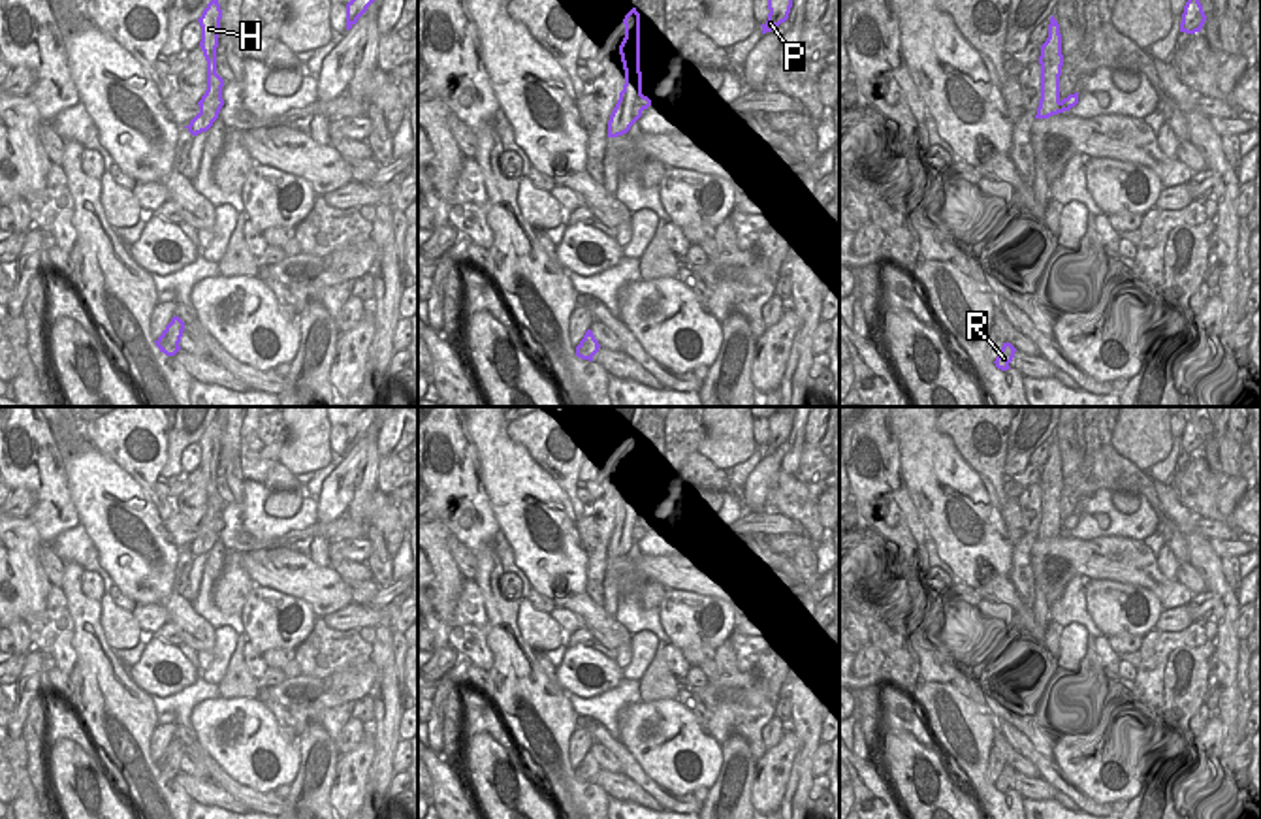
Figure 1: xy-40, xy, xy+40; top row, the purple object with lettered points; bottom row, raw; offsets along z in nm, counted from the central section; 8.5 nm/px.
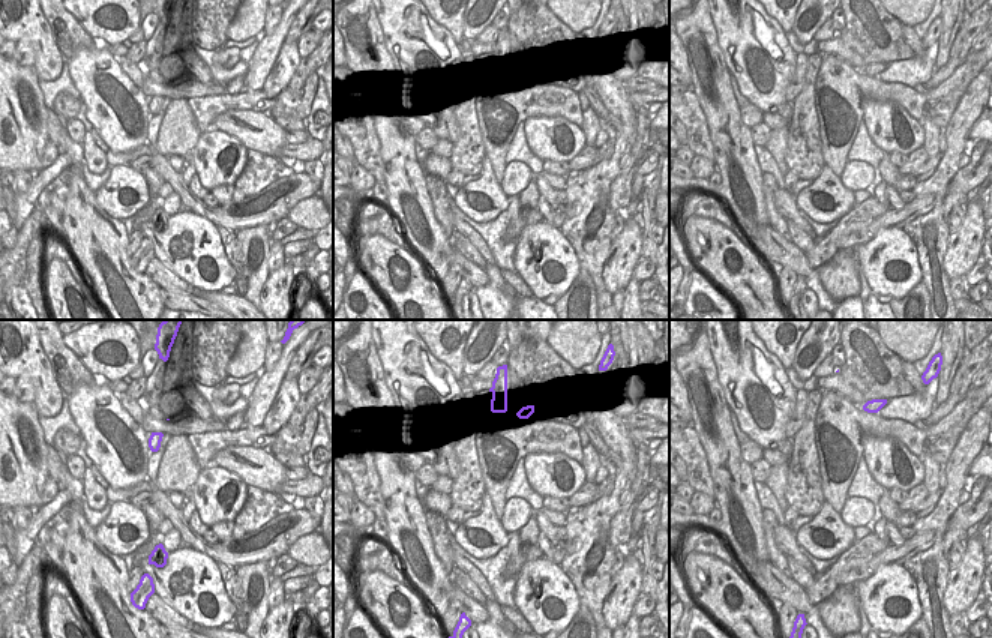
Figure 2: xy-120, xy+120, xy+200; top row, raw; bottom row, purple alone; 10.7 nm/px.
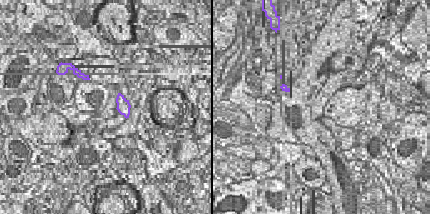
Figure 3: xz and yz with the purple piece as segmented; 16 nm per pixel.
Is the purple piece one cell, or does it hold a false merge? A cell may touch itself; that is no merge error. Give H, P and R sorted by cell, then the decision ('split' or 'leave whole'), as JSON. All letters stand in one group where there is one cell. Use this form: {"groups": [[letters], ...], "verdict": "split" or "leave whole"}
{"groups": [["H", "R"], ["P"]], "verdict": "split"}

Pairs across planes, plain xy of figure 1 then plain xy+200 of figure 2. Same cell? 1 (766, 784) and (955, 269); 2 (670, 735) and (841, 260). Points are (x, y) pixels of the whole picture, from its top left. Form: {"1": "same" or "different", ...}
{"1": "same", "2": "different"}

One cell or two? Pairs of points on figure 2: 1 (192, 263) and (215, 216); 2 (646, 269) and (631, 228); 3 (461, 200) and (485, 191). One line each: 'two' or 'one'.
1: two
2: two
3: one

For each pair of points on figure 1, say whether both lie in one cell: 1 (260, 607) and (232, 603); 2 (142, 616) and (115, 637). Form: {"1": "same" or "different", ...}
{"1": "different", "2": "different"}

